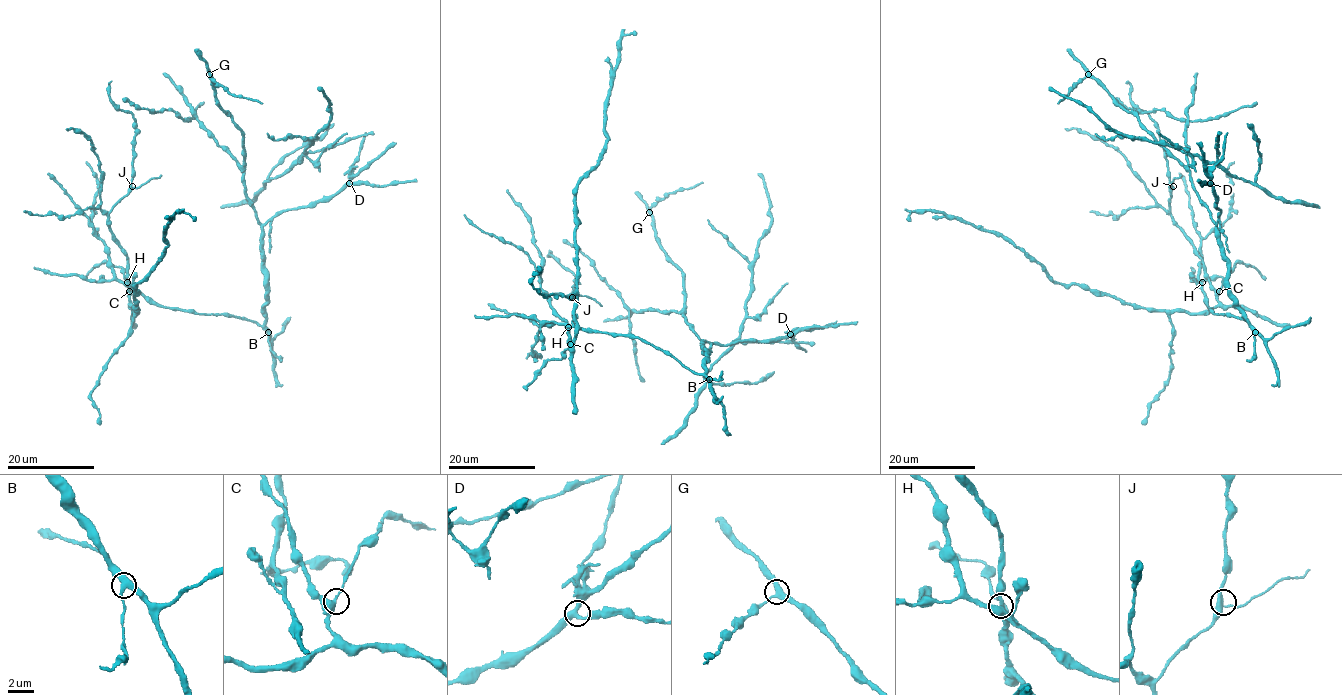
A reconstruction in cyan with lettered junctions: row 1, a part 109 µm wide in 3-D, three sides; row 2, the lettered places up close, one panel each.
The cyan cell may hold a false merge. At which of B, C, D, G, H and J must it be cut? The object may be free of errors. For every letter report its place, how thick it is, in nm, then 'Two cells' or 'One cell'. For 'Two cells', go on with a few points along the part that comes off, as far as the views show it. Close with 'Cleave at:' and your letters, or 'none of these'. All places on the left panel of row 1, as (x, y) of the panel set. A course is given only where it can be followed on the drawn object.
B: Place: (268, 332). Thickness 400 nm. Two cells. Course of the part to remove: (269, 332), (270, 349), (282, 359)
C: Place: (129, 291). Thickness 420 nm. One cell
D: Place: (349, 183). Thickness 360 nm. One cell
G: Place: (209, 74). Thickness 360 nm. One cell
H: Place: (127, 282). Thickness 400 nm. One cell
J: Place: (132, 186). Thickness 380 nm. One cell
Cleave at: B

